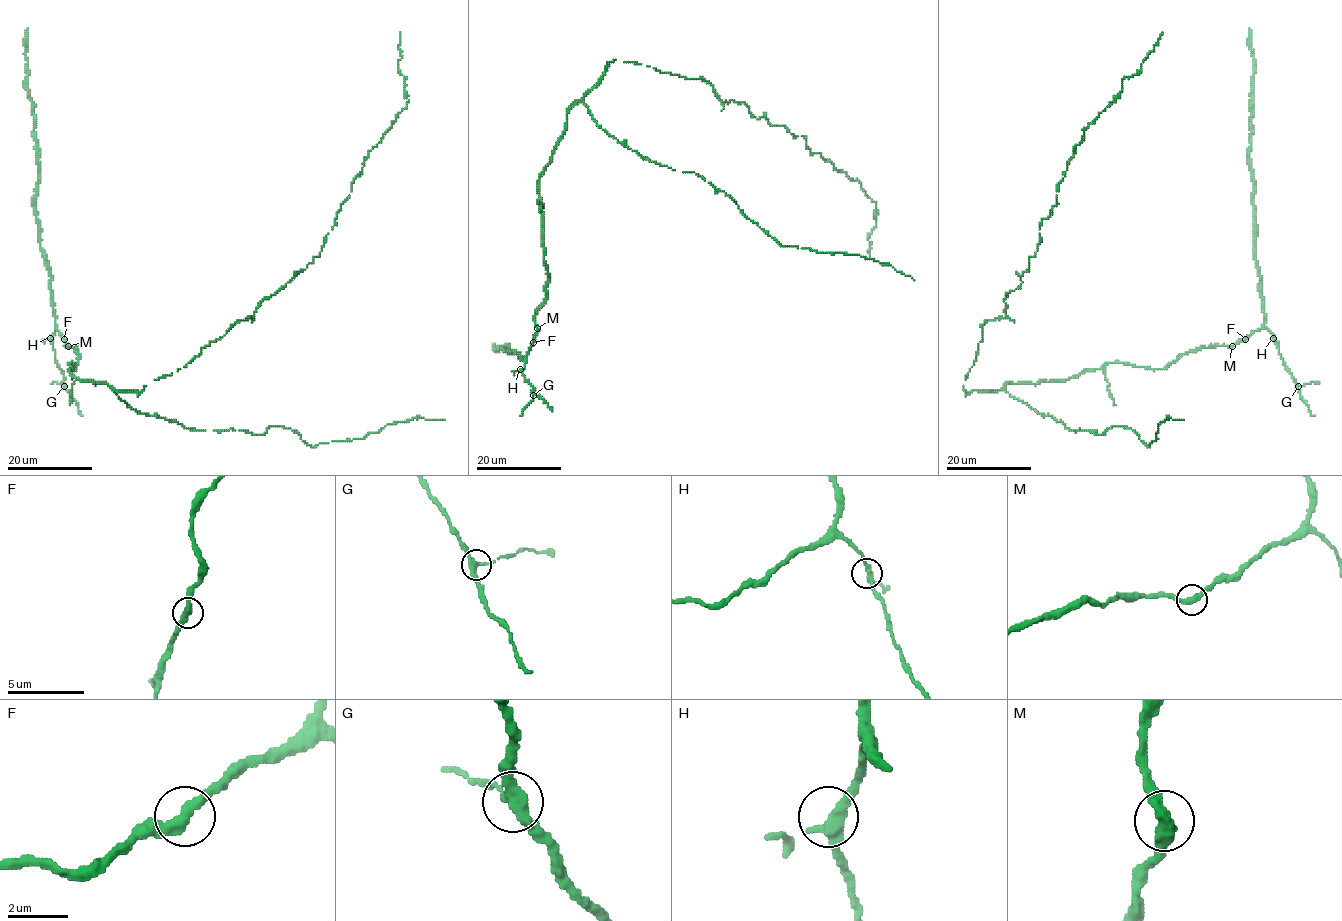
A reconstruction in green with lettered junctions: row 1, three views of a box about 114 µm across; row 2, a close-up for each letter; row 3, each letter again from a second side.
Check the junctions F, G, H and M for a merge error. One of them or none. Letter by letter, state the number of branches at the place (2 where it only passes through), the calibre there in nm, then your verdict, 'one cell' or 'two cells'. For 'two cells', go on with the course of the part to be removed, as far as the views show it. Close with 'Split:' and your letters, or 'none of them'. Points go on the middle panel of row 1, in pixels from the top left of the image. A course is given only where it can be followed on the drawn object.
F: branches 2; calibre 360 nm; one cell
G: branches 3; calibre 320 nm; one cell
H: branches 2; calibre 380 nm; one cell
M: branches 2; calibre 380 nm; one cell
Split: none of them

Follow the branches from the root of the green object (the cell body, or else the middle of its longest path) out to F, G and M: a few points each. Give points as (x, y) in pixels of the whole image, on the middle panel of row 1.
F: (597, 83), (568, 110), (566, 130), (538, 184), (548, 281), (546, 299), (534, 316), (533, 342)
G: (597, 83), (568, 110), (566, 130), (538, 184), (548, 281), (521, 370), (533, 395)
M: (597, 83), (568, 110), (566, 130), (538, 184), (544, 261), (548, 275), (546, 299), (534, 316), (538, 328)

